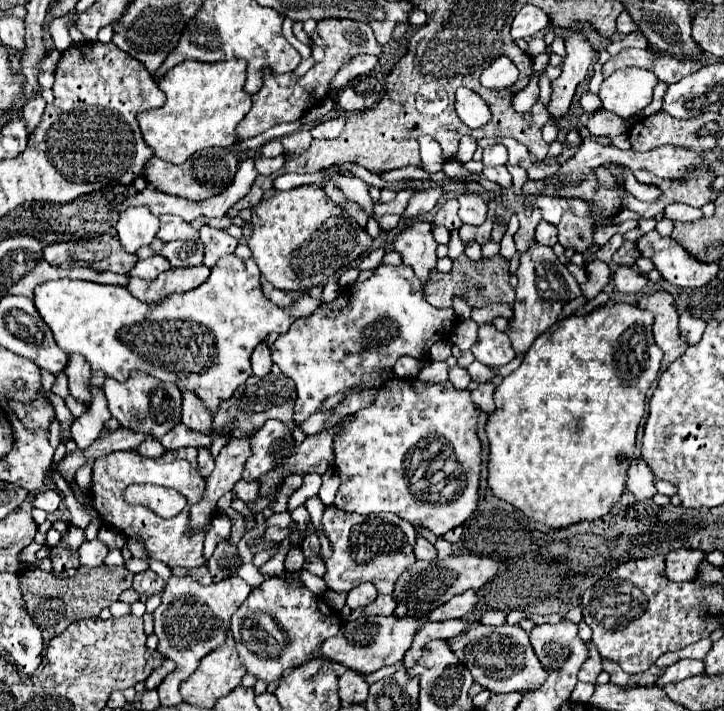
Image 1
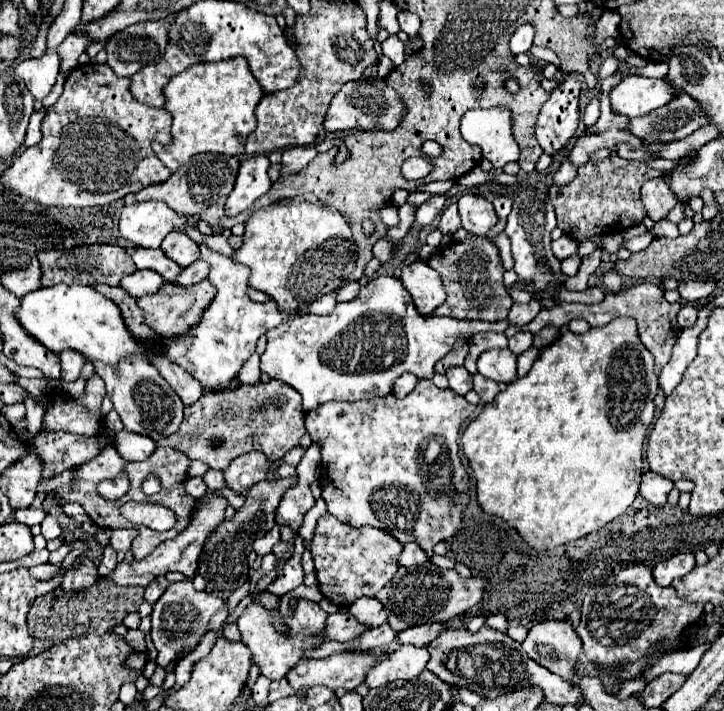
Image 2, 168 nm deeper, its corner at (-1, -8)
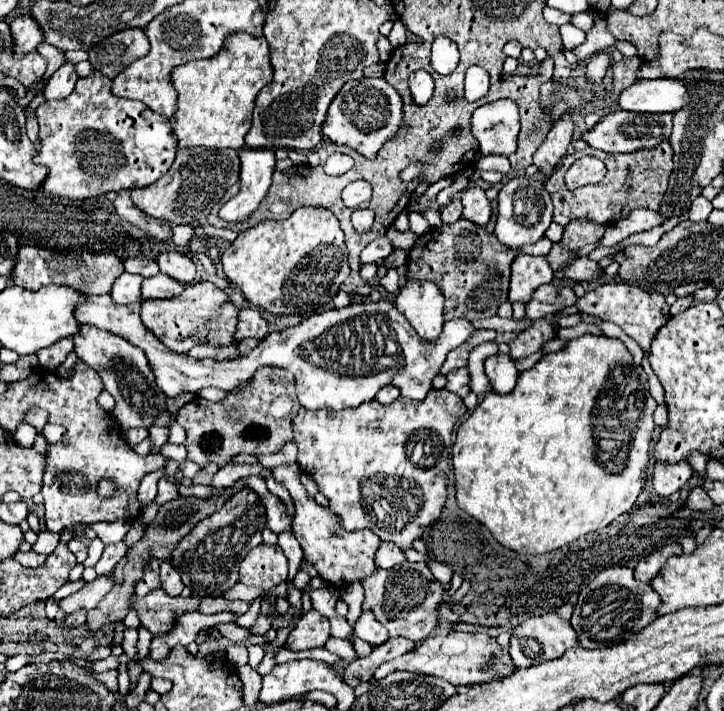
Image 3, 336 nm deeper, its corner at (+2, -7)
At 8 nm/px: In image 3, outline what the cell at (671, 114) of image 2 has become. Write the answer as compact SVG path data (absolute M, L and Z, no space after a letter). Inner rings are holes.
M617 109L613 113L609 113L607 117L603 117L595 129L589 129L583 133L583 139L601 151L607 153L633 153L633 151L641 151L641 149L653 149L657 147L661 141L669 139L671 135L671 127L673 127L673 113L649 113L649 115L637 115L631 111L623 111Z

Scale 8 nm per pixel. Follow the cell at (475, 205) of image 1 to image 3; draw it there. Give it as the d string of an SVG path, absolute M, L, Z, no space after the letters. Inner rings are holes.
M469 187L461 193L461 201L463 201L463 217L485 227L491 219L491 203L485 195L483 189L479 187Z

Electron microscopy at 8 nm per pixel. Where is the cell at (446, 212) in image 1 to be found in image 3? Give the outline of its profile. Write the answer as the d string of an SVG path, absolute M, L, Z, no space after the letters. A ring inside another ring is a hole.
M453 197L453 201L441 209L441 219L443 219L443 223L453 223L459 217L461 217L461 201L459 201L459 197Z

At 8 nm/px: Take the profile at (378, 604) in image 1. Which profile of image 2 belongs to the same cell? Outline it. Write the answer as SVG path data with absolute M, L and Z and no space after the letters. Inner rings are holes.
M336 612L336 614L328 614L328 640L338 640L338 642L348 642L354 640L356 636L360 636L364 630L362 624L358 624L354 620L354 616L350 616L348 612Z

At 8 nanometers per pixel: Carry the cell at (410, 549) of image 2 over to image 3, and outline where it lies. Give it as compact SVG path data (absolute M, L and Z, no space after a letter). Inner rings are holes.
M381 543L379 551L377 551L377 567L391 569L403 561L405 561L403 549L399 549L395 543Z

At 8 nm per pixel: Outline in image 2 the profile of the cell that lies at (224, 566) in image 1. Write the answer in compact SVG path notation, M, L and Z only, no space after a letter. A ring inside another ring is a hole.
M296 476L284 478L284 480L272 480L272 482L262 480L262 482L254 484L246 492L244 506L240 510L236 510L232 520L224 520L208 536L208 540L204 542L200 560L198 560L198 570L196 570L196 574L206 580L206 592L208 594L218 596L222 600L228 600L228 596L248 580L248 572L250 572L248 554L252 552L252 544L256 538L262 538L266 532L272 530L278 502L280 502L282 494L292 484L296 484Z

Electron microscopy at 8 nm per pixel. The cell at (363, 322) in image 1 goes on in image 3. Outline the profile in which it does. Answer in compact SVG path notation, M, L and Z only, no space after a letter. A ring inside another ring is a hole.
M89 295L87 301L77 307L77 319L121 335L141 347L157 375L157 385L167 397L175 397L185 391L197 393L203 387L231 391L241 381L251 379L259 367L281 367L293 373L297 399L305 409L359 407L361 403L375 399L377 391L385 385L399 387L401 395L409 399L425 399L447 353L463 345L465 339L477 331L467 319L455 319L443 325L443 333L437 341L419 339L405 315L383 297L379 301L315 313L295 327L269 333L249 355L241 355L241 359L233 359L229 363L217 363L211 359L197 361L189 355L169 351L151 331L145 329L139 319L139 307L139 303L117 305L109 295Z

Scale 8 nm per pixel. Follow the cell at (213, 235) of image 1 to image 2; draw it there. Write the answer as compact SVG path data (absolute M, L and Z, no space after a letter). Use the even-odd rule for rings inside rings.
M196 260L192 266L184 268L180 272L180 276L176 280L172 280L172 284L176 284L176 286L194 286L194 284L202 282L204 278L208 278L208 272L210 272L208 264L204 260Z

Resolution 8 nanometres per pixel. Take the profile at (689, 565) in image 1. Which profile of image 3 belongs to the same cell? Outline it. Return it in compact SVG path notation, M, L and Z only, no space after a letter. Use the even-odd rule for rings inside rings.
M671 543L671 545L665 545L663 549L651 553L649 557L645 557L643 561L639 561L639 565L635 567L635 575L637 575L637 581L641 583L651 583L651 579L655 579L659 575L659 571L663 569L663 565L667 563L669 557L673 555L681 555L683 549L679 543Z

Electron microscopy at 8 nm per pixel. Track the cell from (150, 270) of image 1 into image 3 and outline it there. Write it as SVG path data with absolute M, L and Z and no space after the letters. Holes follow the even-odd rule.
M123 273L111 289L111 297L115 303L121 305L131 305L131 303L139 303L141 301L141 285L143 285L143 277L141 275L133 275L133 273Z

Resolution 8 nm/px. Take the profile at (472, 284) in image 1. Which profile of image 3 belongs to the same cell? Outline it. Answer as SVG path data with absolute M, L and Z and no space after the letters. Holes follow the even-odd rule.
M459 219L441 229L431 229L417 239L409 253L407 277L431 279L439 285L445 297L445 321L477 321L497 315L499 305L507 299L509 263L513 263L515 257L517 253L509 251L509 247L505 247L495 235L467 219Z

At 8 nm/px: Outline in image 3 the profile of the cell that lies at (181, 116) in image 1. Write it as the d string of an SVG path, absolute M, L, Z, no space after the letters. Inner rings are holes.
M237 33L235 37L229 37L219 55L211 59L189 61L185 65L175 67L171 71L171 81L179 93L177 113L173 115L173 133L179 139L177 149L189 149L197 145L211 149L243 149L243 137L251 127L251 111L255 105L255 97L267 83L271 83L271 75L273 69L269 63L269 45L265 43L265 37L251 37L247 33Z

